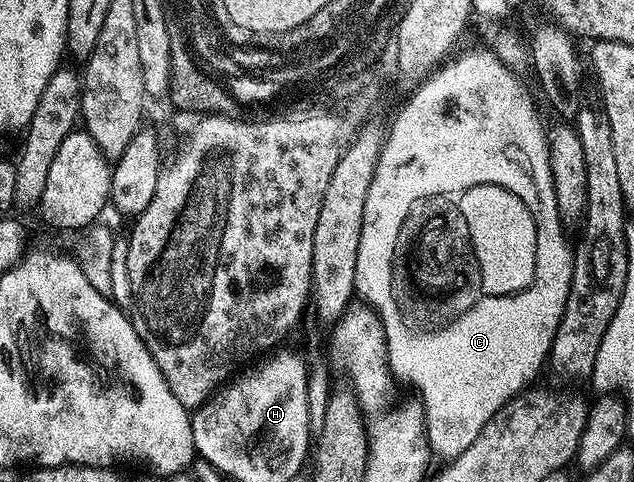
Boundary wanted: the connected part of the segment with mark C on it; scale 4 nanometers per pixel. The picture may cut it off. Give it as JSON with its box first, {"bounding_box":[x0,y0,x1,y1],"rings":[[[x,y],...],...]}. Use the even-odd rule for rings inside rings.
{"bounding_box":[355,51,574,458],"rings":[[[482,51],[467,52],[464,56],[457,57],[456,55],[448,59],[445,66],[440,67],[435,74],[435,86],[425,86],[425,90],[421,90],[421,94],[413,98],[415,99],[413,104],[410,104],[407,99],[402,101],[401,107],[405,110],[405,114],[401,114],[401,120],[390,121],[387,141],[383,143],[375,177],[369,186],[369,194],[365,194],[365,218],[361,226],[361,246],[357,250],[355,290],[358,299],[363,299],[360,301],[364,305],[373,308],[378,313],[384,328],[389,330],[387,342],[389,368],[396,377],[400,376],[401,379],[408,380],[419,391],[419,396],[423,399],[421,411],[430,451],[434,455],[436,452],[439,456],[447,456],[443,458],[454,458],[464,452],[477,438],[477,434],[481,434],[483,427],[505,405],[516,399],[526,389],[523,387],[539,371],[544,371],[548,363],[551,343],[554,342],[558,324],[562,321],[566,299],[569,297],[570,280],[574,268],[573,248],[571,244],[567,245],[567,236],[563,233],[564,221],[557,210],[555,187],[549,170],[549,150],[544,121],[539,121],[534,106],[519,86],[519,78],[510,69],[504,67],[491,51]],[[483,176],[489,177],[489,184],[483,185]],[[443,184],[467,184],[470,187],[469,190],[450,199],[449,204],[454,209],[453,214],[446,214],[444,204],[447,202],[444,197],[441,197]],[[395,296],[403,303],[403,308],[409,315],[419,316],[424,312],[423,320],[427,324],[447,324],[450,320],[456,320],[448,328],[441,329],[436,334],[435,340],[429,341],[427,348],[423,348],[422,334],[411,333],[410,326],[403,321],[403,316],[399,313],[399,304],[395,301]]]}

